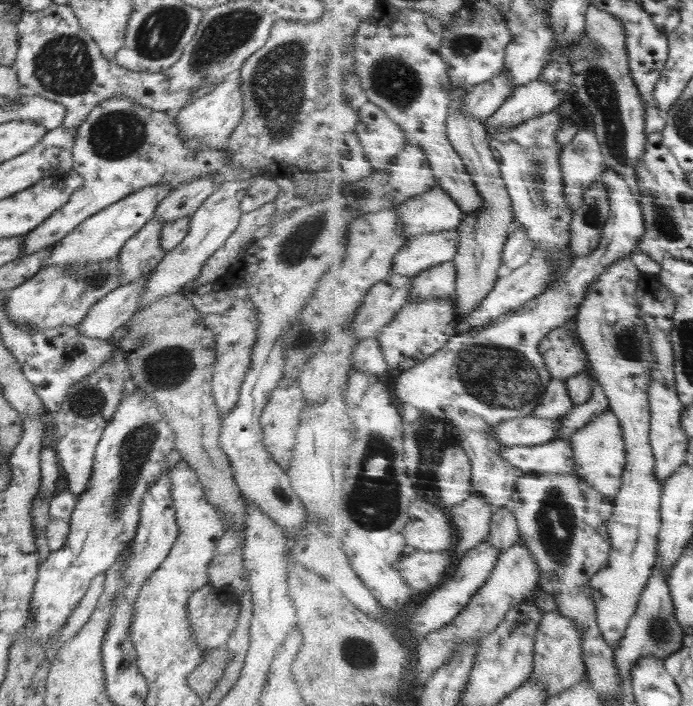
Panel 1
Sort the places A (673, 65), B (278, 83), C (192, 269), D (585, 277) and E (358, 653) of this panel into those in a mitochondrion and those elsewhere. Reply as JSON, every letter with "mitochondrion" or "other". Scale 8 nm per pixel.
{"A":"other","B":"mitochondrion","C":"other","D":"other","E":"mitochondrion"}

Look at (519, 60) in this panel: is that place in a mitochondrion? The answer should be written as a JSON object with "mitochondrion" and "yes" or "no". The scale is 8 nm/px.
{"mitochondrion":"no"}

